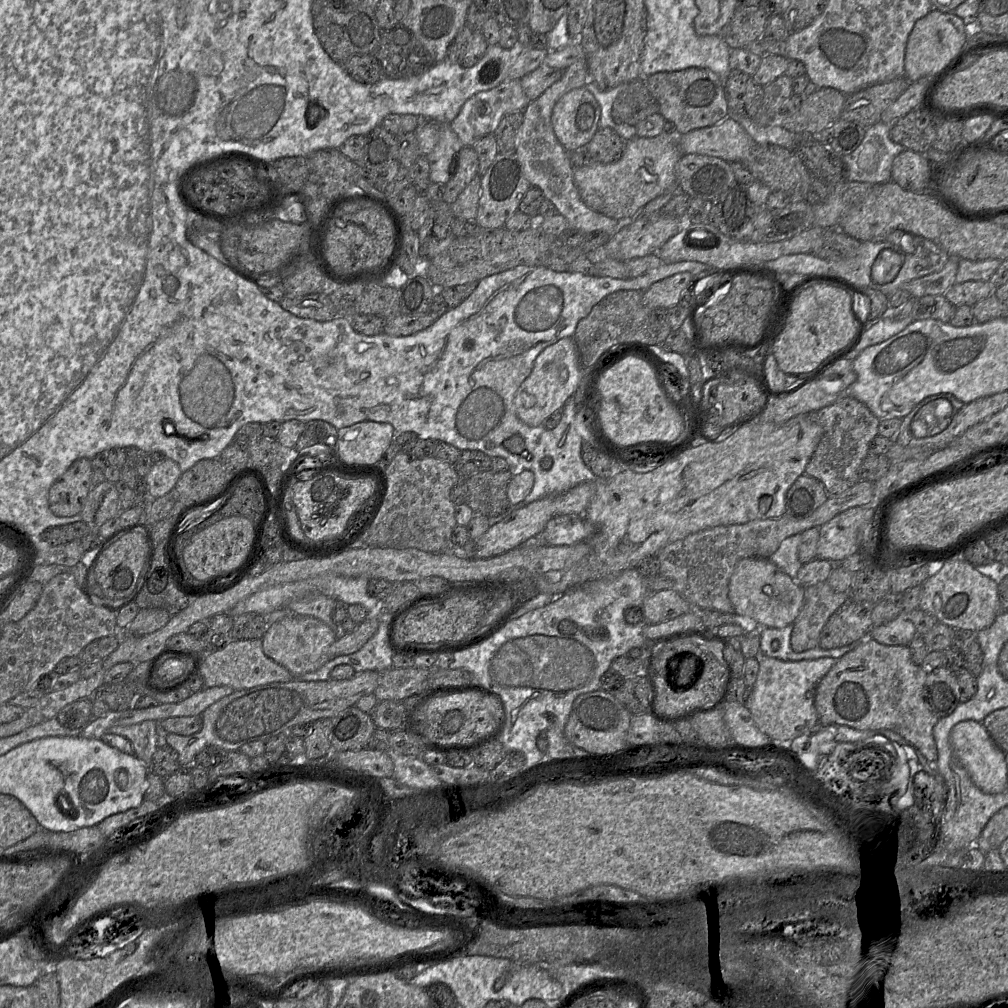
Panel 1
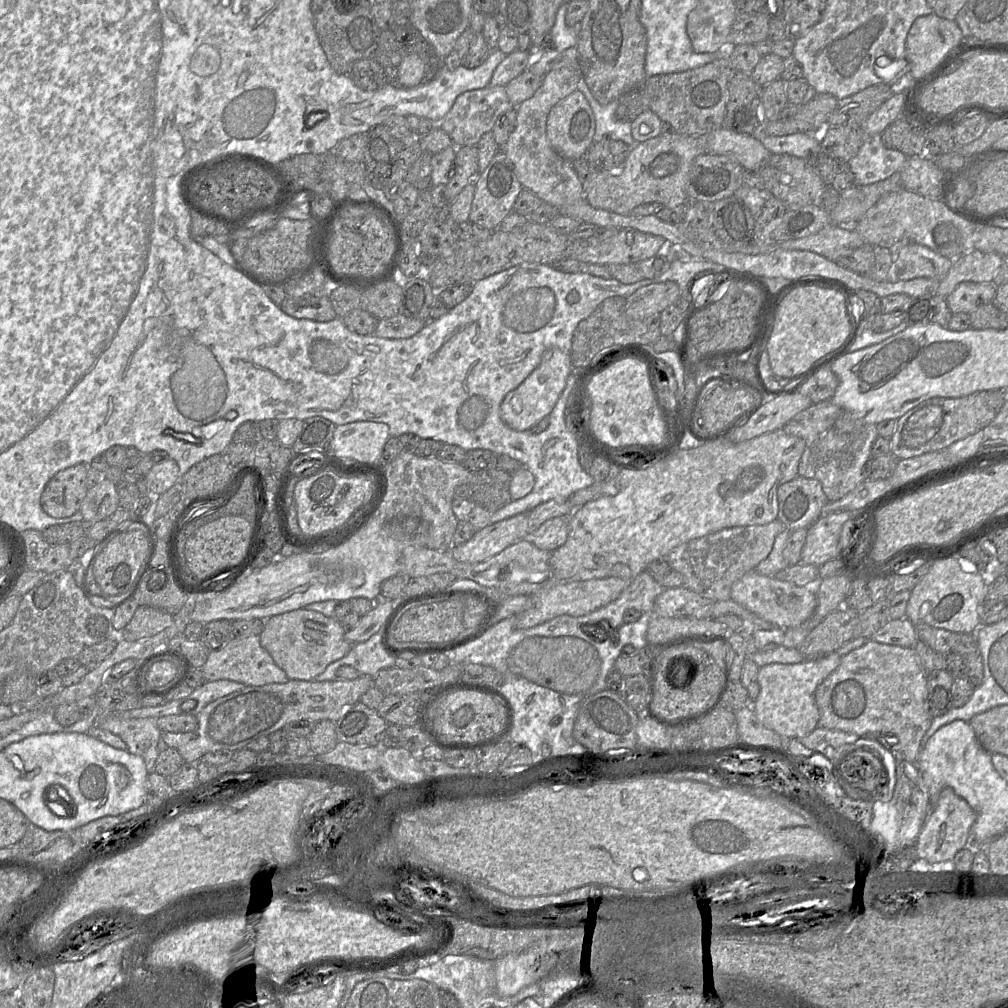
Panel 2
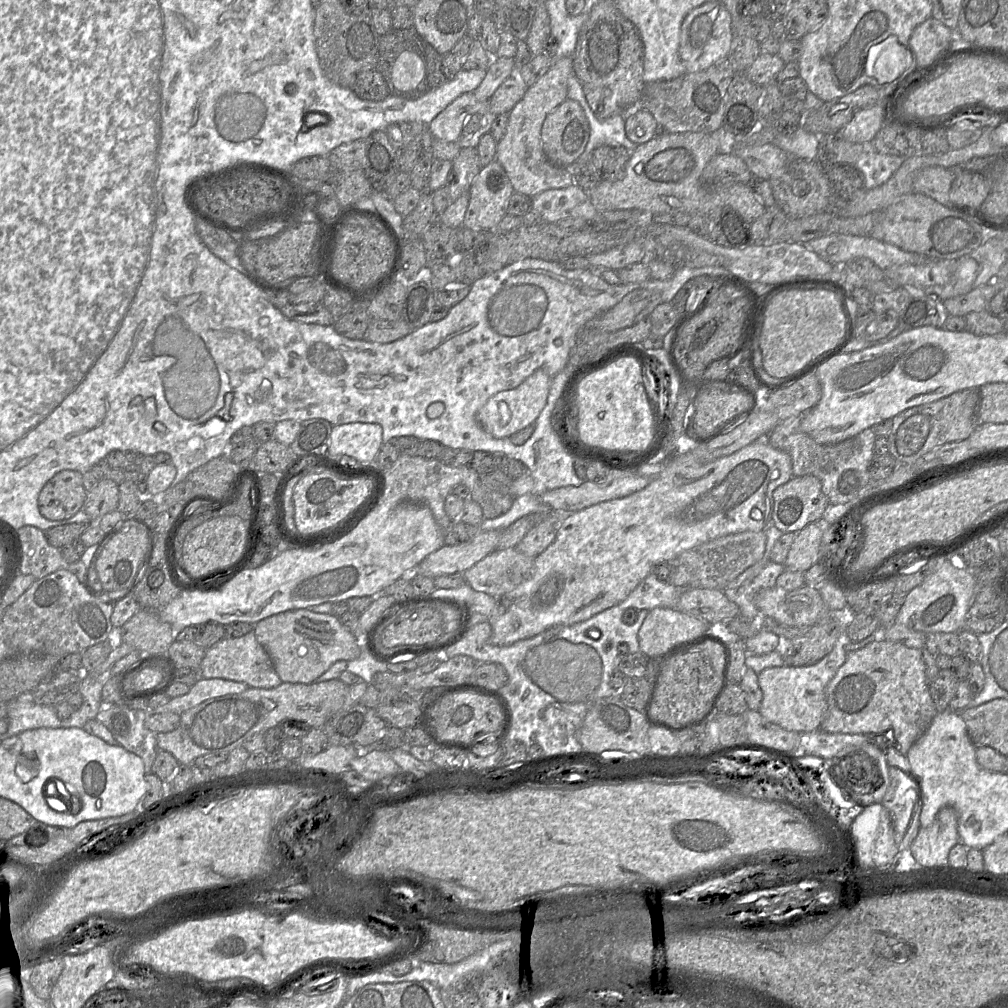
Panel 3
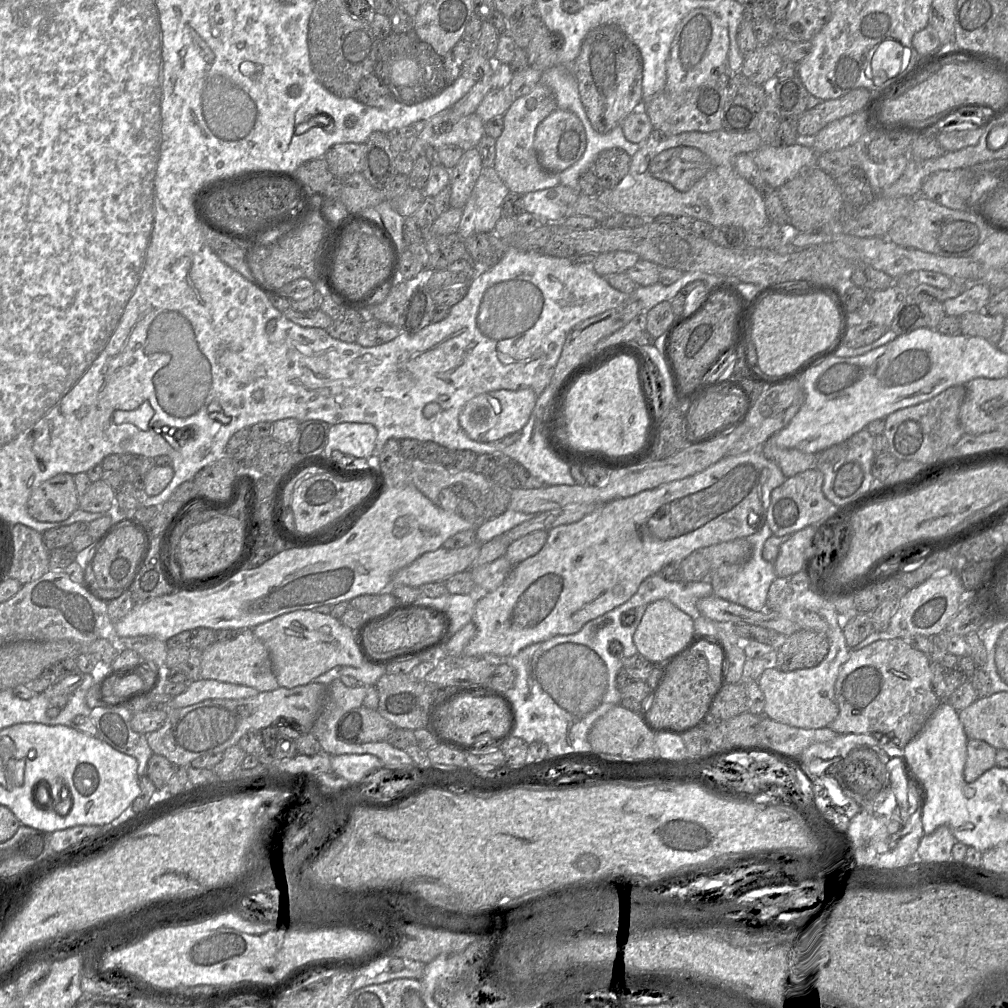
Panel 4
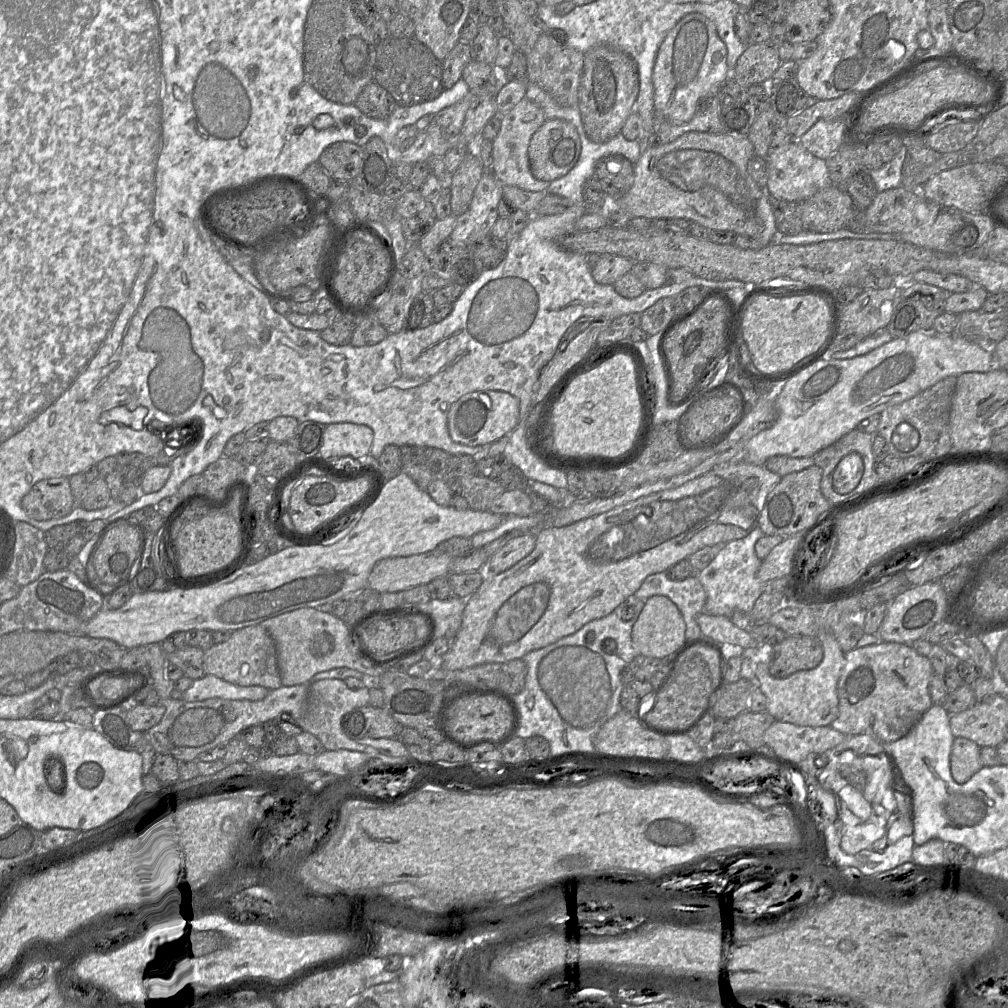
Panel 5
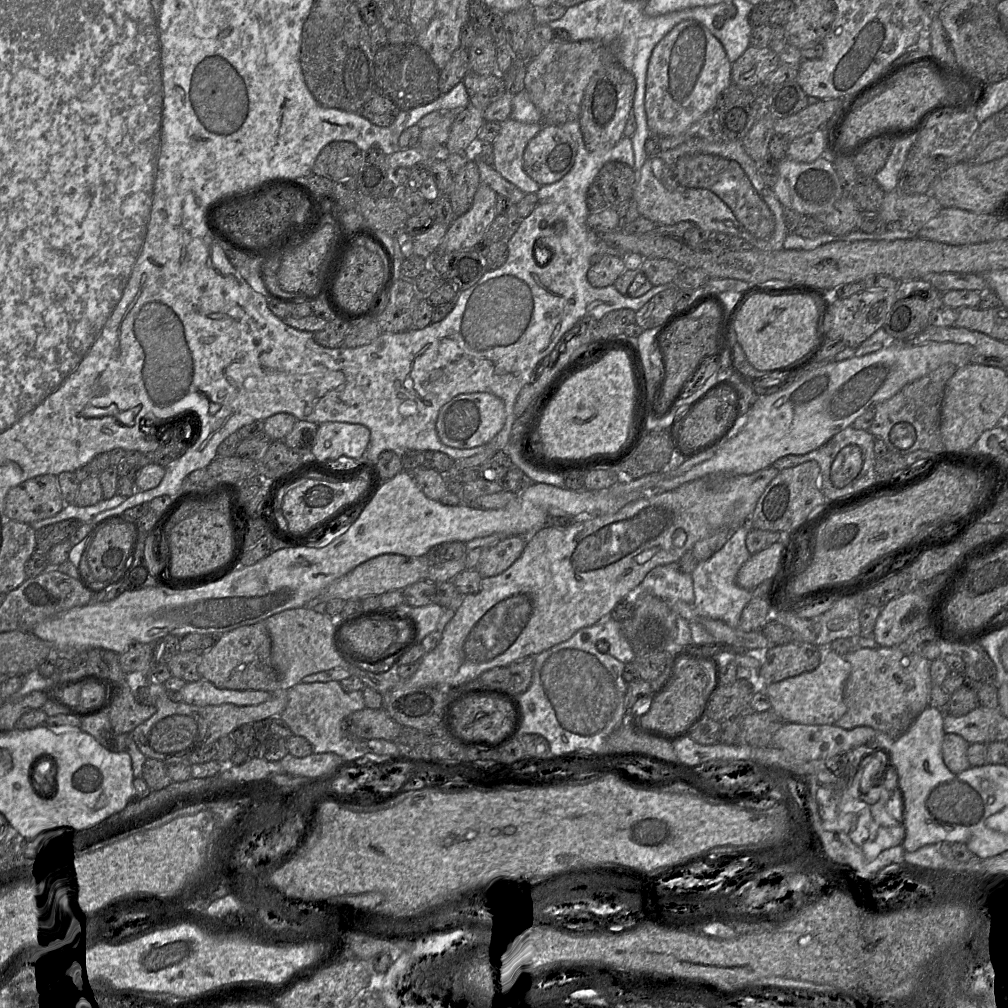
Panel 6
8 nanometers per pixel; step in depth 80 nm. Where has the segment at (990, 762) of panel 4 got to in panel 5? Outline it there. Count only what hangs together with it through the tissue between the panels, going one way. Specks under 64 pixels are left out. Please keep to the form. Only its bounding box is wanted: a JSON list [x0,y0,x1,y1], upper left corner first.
[950,737,983,784]

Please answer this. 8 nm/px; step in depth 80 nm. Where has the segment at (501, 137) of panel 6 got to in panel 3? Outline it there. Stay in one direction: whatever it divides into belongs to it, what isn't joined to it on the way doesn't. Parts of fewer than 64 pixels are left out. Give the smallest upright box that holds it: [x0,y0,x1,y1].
[495,57,574,198]

